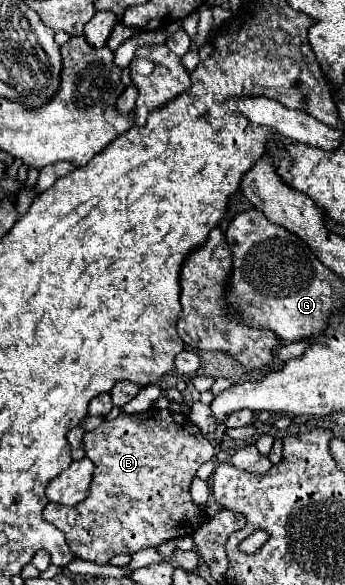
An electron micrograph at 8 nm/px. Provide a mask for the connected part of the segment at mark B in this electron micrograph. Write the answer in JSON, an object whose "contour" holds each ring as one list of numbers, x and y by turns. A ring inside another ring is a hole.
{"contour":[[148,409,144,415,118,415,114,421,104,421,96,431,90,431,90,433,84,433,84,451,86,451,86,457,96,463,96,469,94,469,94,479,92,479,92,487,90,487,90,497,82,503,78,503,76,507,64,507,64,505,54,505,54,503,48,503,46,509,44,509,44,519,52,525,56,525,64,535,66,535,66,541,68,541,68,547,72,553,76,553,76,557,80,559,86,559,86,561,92,561,92,563,98,563,98,565,104,565,110,561,110,557,118,555,118,553,126,553,126,555,134,555,136,551,140,549,146,549,146,547,156,547,160,543,166,543,170,539,180,539,180,537,186,537,186,535,192,535,204,521,206,521,206,509,208,505,196,505,190,497,190,483,192,479,196,477,196,469,210,461,214,457,214,447,210,445,210,441,204,437,204,433,182,413,174,413,170,409]]}

